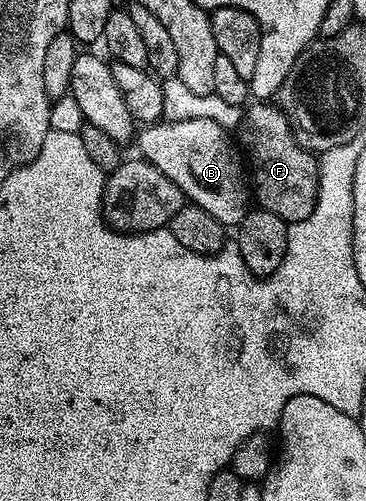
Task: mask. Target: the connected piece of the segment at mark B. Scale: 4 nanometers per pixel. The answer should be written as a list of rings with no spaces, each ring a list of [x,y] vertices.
[[[160,120],[138,131],[137,143],[144,159],[152,162],[177,188],[192,206],[205,208],[213,220],[225,228],[238,227],[249,209],[249,182],[240,151],[228,131],[213,120]]]

